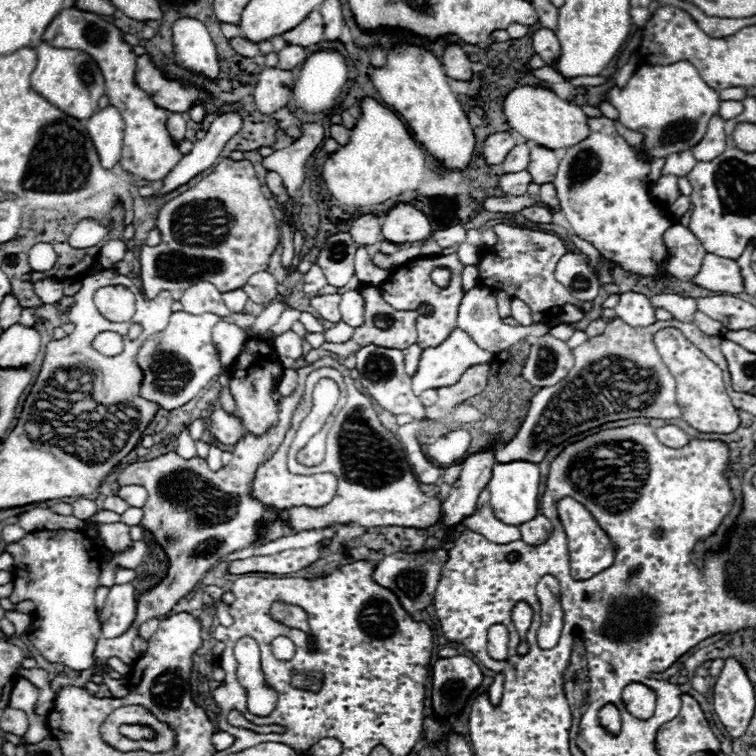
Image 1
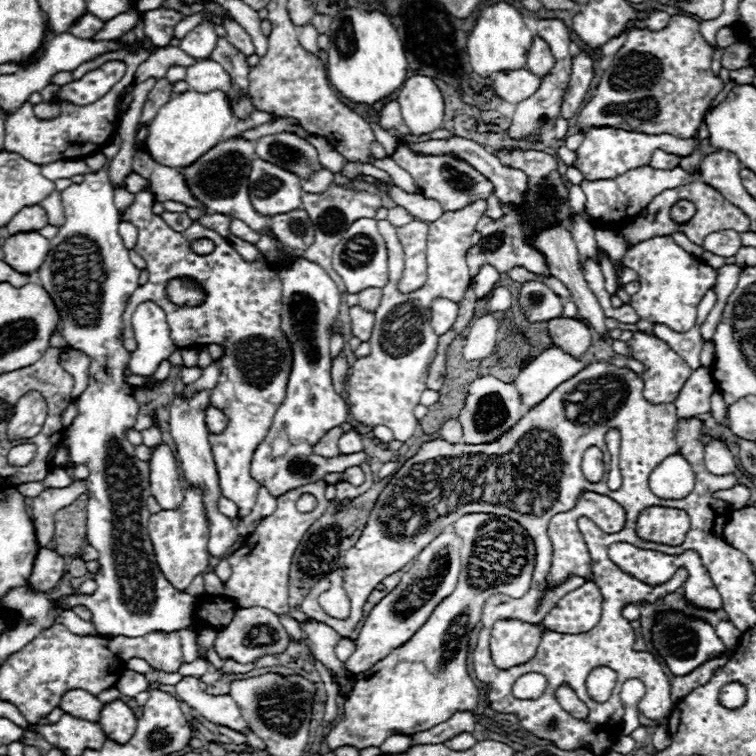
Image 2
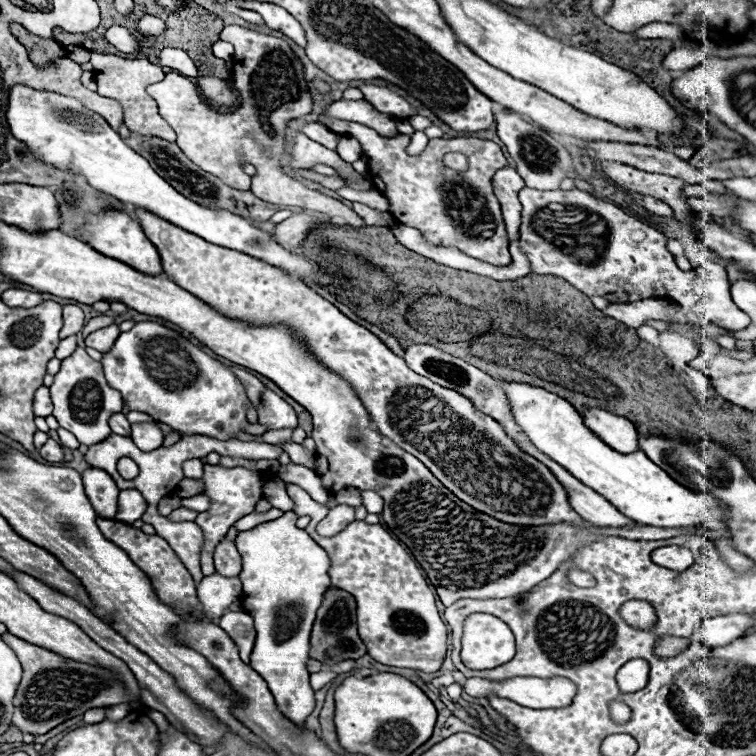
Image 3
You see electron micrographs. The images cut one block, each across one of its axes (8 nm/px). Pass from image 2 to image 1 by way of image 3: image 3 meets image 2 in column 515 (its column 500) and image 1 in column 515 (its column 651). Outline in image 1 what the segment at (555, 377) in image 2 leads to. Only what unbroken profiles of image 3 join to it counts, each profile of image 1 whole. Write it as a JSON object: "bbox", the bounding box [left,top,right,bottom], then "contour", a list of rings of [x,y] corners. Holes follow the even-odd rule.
{"bbox":[488,460,540,526],"contour":[[[514,460],[508,464],[496,462],[492,470],[492,478],[488,482],[488,490],[492,494],[490,506],[504,524],[520,526],[520,522],[528,522],[538,514],[538,486],[540,486],[538,464],[524,460]]]}

